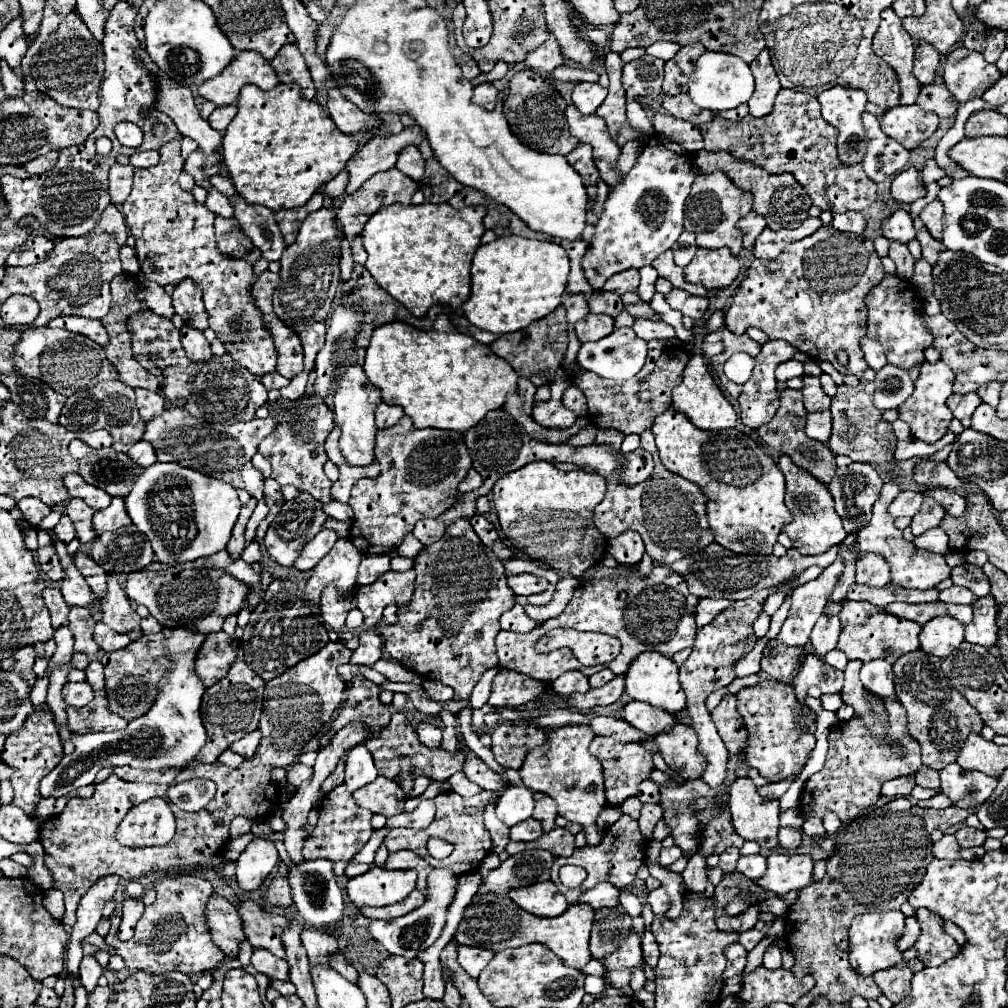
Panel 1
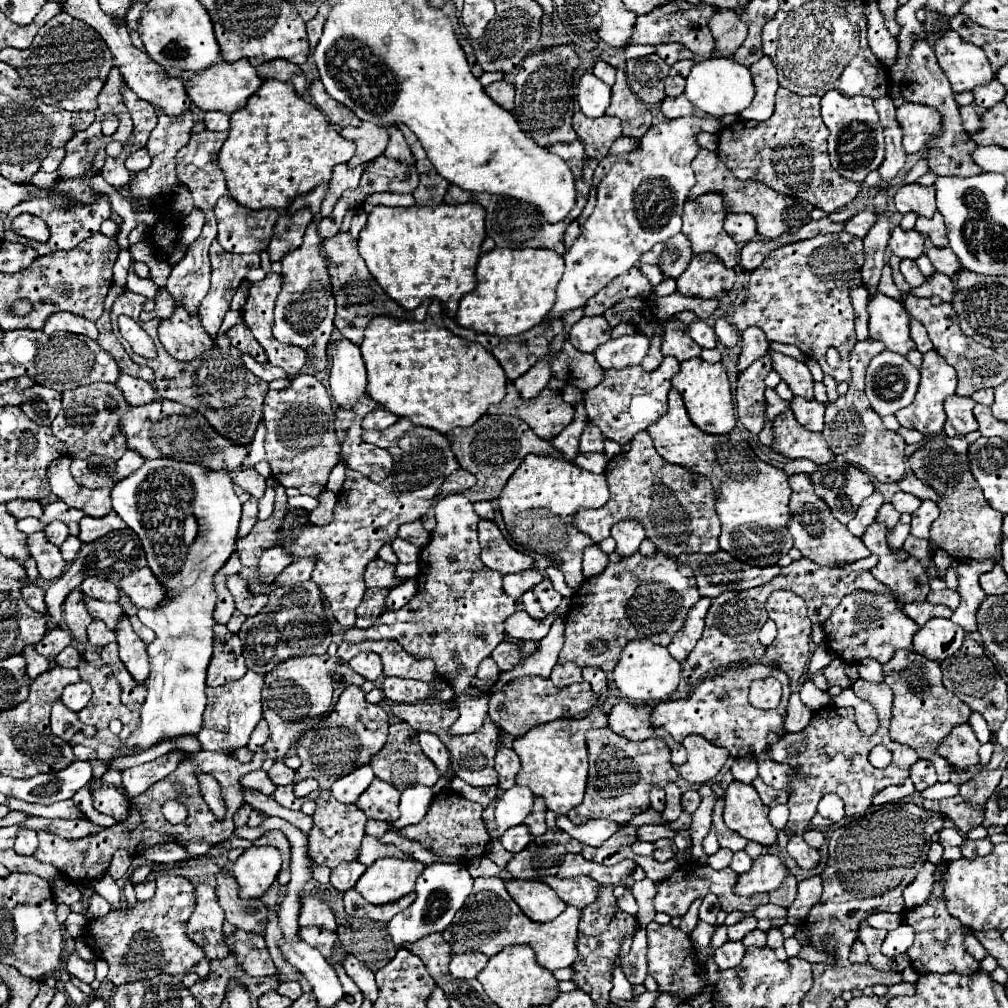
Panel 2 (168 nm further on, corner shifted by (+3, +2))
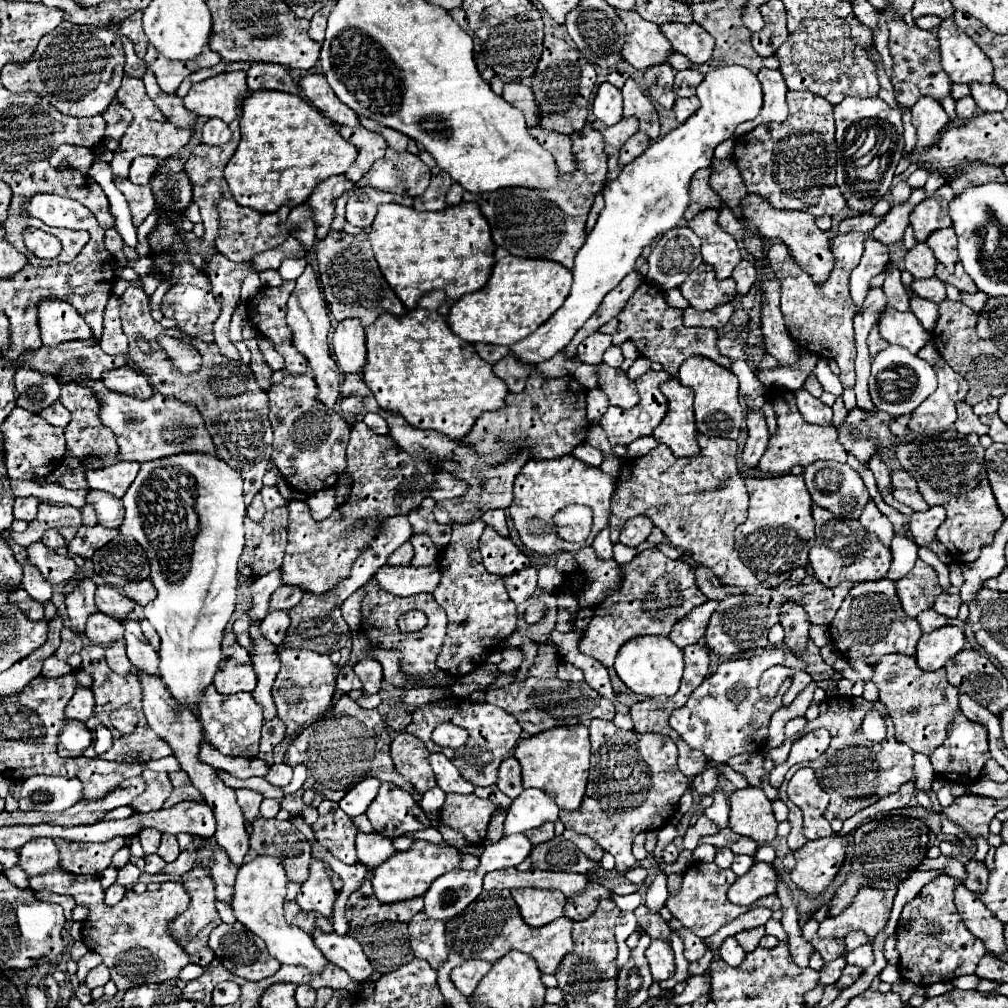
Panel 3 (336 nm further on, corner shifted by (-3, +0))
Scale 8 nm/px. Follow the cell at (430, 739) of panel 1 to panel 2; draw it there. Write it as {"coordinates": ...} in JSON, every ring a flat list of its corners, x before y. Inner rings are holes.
{"coordinates":[[419,733,419,745,421,745,421,751,435,763,435,767,439,769,439,775,449,775,451,779,455,777,453,773,449,773,449,751,439,741,437,735,433,735,433,733]]}

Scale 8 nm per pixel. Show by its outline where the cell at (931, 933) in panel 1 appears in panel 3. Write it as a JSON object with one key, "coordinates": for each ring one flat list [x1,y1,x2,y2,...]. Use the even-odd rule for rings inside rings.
{"coordinates":[[941,873,937,879,927,883,921,893,903,907,897,925,897,951,901,953,899,969,901,977,917,985,931,985,937,981,953,981,959,975,971,975,977,969,977,961,987,953,985,945,965,929,953,895,959,879]]}

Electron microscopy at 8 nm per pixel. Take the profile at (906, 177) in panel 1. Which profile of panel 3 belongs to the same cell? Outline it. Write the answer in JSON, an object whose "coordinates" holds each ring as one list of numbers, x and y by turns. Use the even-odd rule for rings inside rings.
{"coordinates":[[943,185,933,193,933,197,923,199,911,213,911,225,915,231,917,241,925,241,929,233,949,227,951,217,947,213,947,203,953,199,953,189,949,185]]}

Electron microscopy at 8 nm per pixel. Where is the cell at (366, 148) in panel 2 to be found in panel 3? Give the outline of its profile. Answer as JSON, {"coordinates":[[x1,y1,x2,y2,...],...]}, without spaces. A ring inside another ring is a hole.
{"coordinates":[[341,127,339,133,345,141,353,143,359,149,359,157,345,173,345,177,349,177,351,181,357,183,369,171,369,167,385,155,387,141,381,135,365,129,365,127]]}

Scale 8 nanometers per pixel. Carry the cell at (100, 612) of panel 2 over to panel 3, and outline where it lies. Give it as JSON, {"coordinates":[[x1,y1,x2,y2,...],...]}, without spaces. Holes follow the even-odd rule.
{"coordinates":[[123,617,121,625,125,629,125,643,127,643,127,657,133,663,137,671,145,671,151,675,159,675,159,655,153,651,153,647,145,641,145,635,141,633,141,627,137,621]]}

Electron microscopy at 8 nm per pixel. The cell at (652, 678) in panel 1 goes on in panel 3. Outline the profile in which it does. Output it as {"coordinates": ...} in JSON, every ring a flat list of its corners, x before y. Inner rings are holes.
{"coordinates":[[635,637,619,649,615,659,615,671,619,679,641,697,675,695,683,677,683,651,669,637]]}

